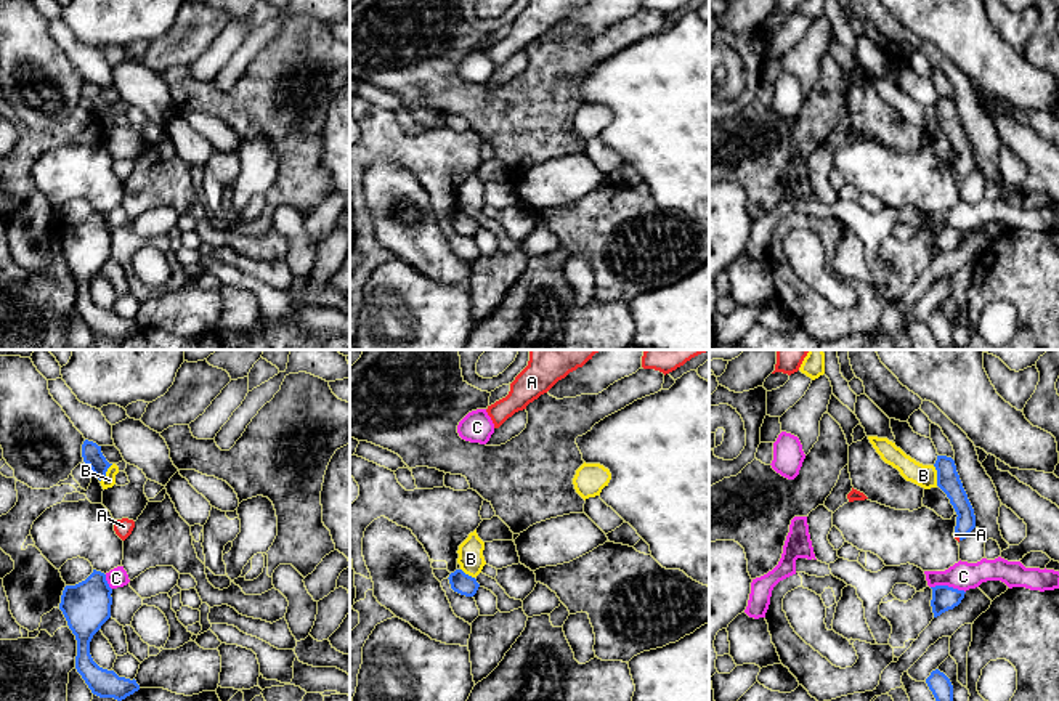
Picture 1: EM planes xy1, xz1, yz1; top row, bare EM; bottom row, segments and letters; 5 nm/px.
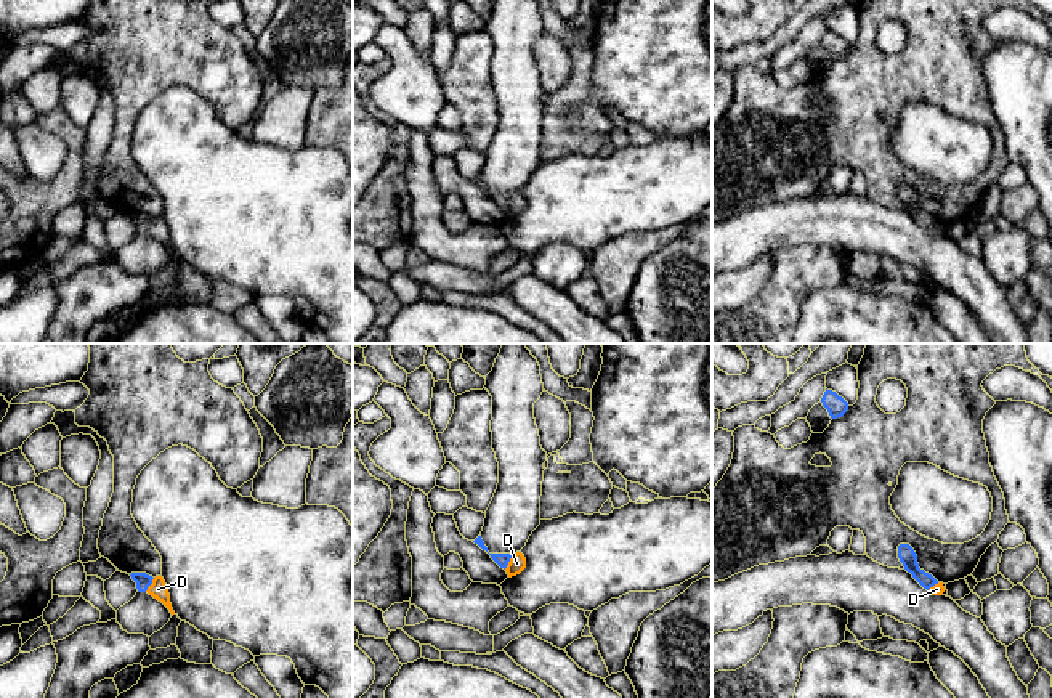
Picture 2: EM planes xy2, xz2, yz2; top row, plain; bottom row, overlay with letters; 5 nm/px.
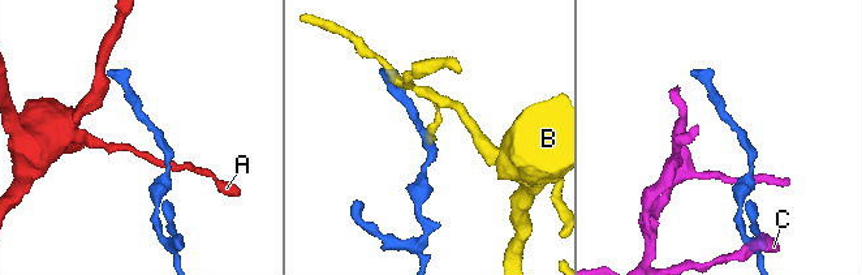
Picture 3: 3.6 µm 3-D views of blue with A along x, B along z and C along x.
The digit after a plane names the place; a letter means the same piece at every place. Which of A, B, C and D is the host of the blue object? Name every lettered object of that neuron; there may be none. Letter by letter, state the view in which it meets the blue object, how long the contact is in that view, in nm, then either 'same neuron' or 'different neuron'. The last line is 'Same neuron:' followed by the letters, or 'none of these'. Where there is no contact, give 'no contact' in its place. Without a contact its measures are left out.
A: yz1 | 50 nm | different neuron
B: yz1 | 110 nm | different neuron
C: yz1 | 180 nm | different neuron
D: xz2 | 90 nm | same neuron
Same neuron: D

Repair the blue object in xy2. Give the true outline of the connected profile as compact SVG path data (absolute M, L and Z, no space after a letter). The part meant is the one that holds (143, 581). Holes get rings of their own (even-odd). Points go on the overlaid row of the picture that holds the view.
M132 573L130 576L136 582L138 592L148 592L149 595L162 602L170 610L172 616L175 615L170 603L170 594L162 576L152 578L146 573Z

